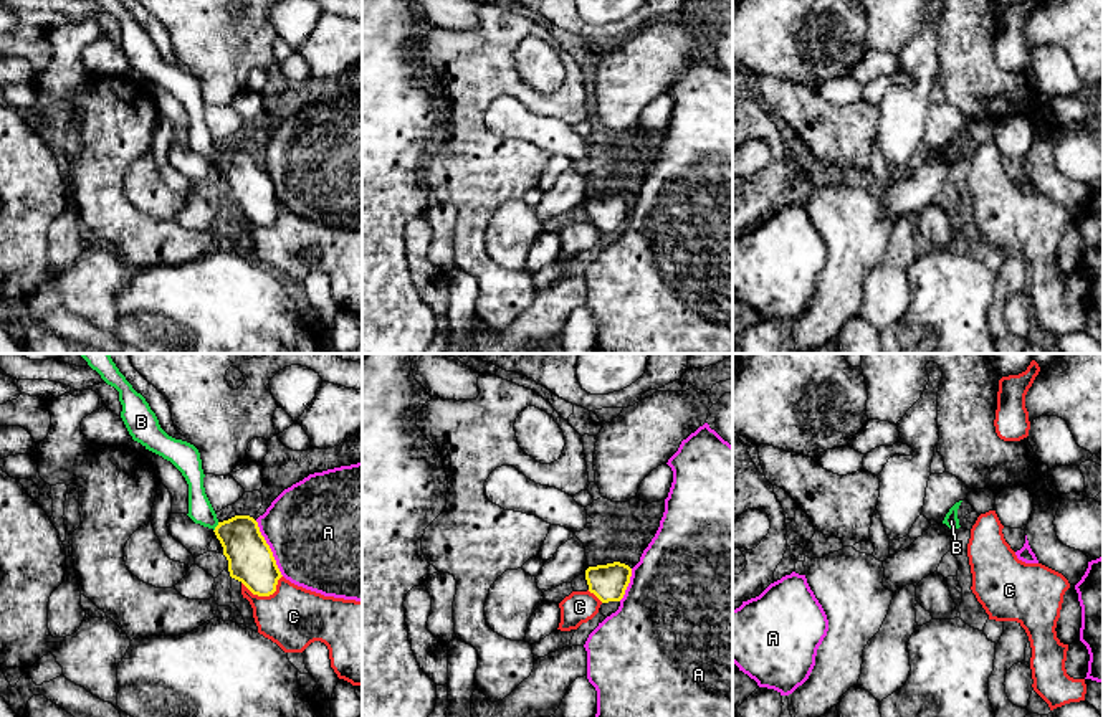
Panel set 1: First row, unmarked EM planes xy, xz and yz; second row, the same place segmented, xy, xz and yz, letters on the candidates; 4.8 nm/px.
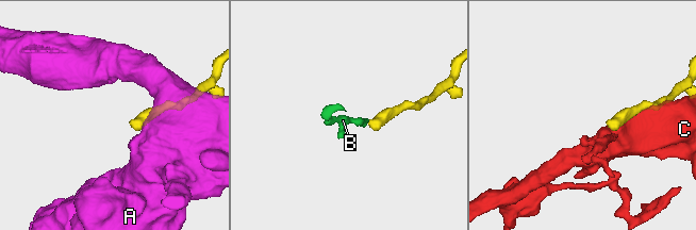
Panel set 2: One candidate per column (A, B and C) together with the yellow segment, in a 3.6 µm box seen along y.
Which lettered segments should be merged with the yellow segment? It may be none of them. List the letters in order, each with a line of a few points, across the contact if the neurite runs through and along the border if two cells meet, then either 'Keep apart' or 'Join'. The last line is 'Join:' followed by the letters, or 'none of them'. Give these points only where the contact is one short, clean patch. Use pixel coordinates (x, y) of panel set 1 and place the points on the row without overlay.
A: Keep apart
B: Line: xy (250, 190), (215, 157), (200, 141). Join
C: Keep apart
Join: B

